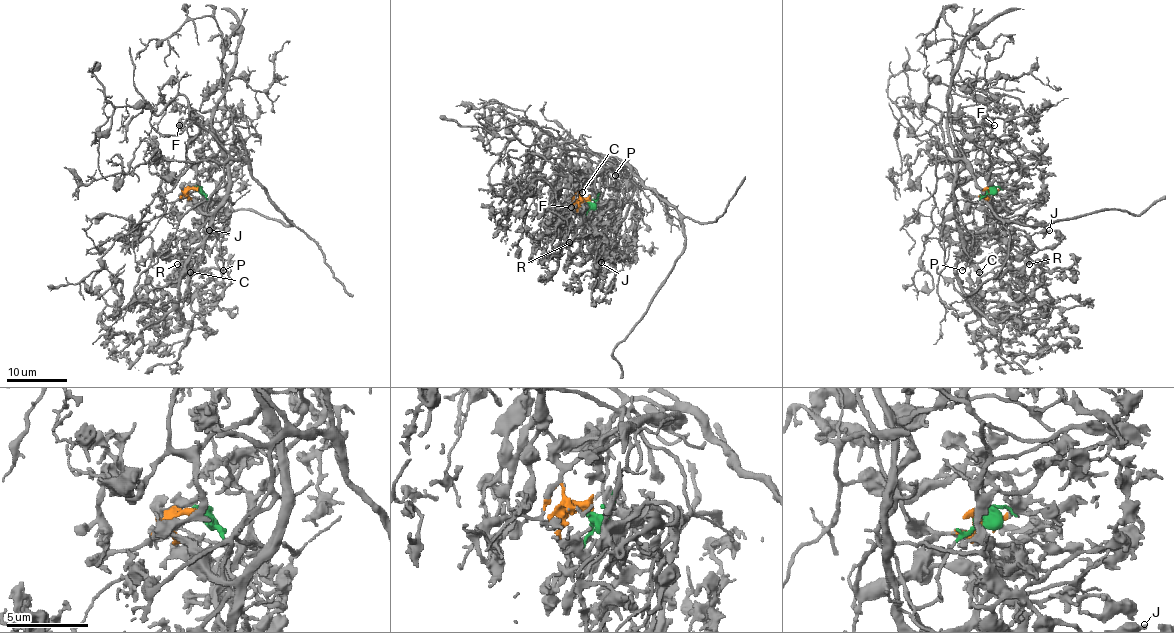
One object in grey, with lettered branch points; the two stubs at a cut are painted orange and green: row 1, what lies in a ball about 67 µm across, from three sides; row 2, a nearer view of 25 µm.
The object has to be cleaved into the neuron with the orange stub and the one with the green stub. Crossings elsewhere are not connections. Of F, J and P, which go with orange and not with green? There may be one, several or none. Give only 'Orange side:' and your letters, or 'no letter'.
Orange side: F, J

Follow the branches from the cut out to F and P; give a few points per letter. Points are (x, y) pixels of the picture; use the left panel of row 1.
F: (195, 187), (186, 196), (197, 186), (197, 174), (188, 165), (186, 148), (200, 130), (188, 119), (179, 125)
P: (195, 187), (204, 195), (218, 235), (222, 270)

